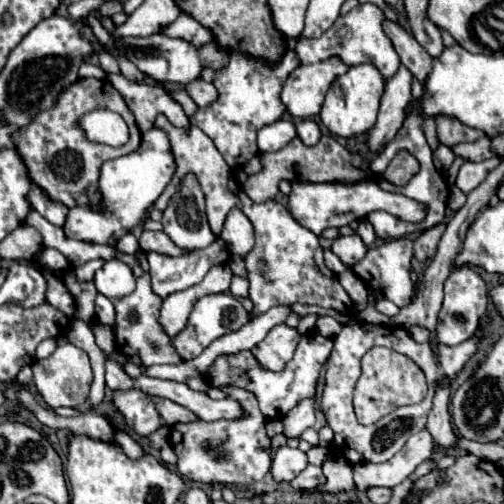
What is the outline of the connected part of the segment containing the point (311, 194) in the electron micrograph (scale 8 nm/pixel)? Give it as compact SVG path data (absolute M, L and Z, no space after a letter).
M362 179L356 183L292 183L292 191L288 195L288 211L290 215L306 229L310 229L316 237L322 235L328 227L342 227L348 225L354 219L364 219L372 211L386 211L402 221L408 223L420 223L426 217L428 207L424 203L418 203L410 197L404 197L400 193L388 193L378 187L374 179Z

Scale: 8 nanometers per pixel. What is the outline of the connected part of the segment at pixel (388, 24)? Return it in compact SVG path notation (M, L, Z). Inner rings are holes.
M384 17L382 27L384 27L384 33L388 35L388 39L392 41L402 65L414 77L424 81L424 77L428 75L428 69L432 67L432 57L428 57L428 53L424 53L422 45L410 33L406 33L398 23Z

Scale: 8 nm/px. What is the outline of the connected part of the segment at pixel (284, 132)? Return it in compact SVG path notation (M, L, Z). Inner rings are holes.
M278 119L272 125L266 125L258 131L258 149L262 153L278 151L284 145L288 145L296 137L294 123L288 119Z

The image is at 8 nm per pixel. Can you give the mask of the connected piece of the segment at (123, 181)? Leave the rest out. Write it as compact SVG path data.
M152 127L142 135L142 145L134 153L106 161L102 165L100 193L106 213L94 213L92 209L84 209L84 207L70 209L68 221L64 225L66 237L80 239L86 243L98 243L98 245L116 245L120 237L124 237L126 233L134 231L138 225L144 223L148 209L168 187L174 171L176 171L176 161L168 133L158 127Z

